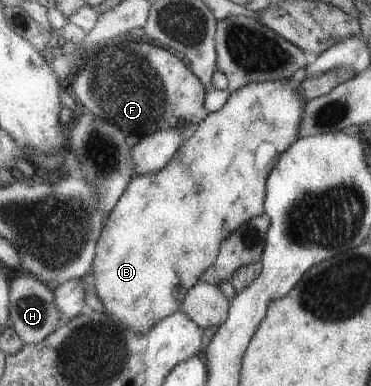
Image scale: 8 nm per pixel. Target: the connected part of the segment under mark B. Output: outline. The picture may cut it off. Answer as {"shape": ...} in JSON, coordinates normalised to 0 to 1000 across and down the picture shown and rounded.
{"shape":[[[779,205],[655,220],[652,228],[617,238],[615,256],[582,288],[561,290],[561,298],[544,313],[536,313],[512,334],[507,355],[477,381],[477,389],[464,399],[461,412],[442,425],[439,435],[431,435],[426,446],[356,461],[342,474],[329,505],[294,547],[288,567],[278,570],[278,593],[267,604],[264,630],[256,640],[253,681],[248,681],[240,705],[240,712],[251,718],[259,769],[272,785],[270,808],[305,821],[358,865],[377,868],[399,860],[439,821],[458,819],[461,811],[485,801],[496,767],[536,725],[539,712],[577,681],[580,666],[590,655],[588,640],[598,624],[660,573],[709,552],[712,464],[717,464],[722,443],[741,433],[755,402],[801,358],[806,303],[814,301],[817,272],[825,264],[801,246],[795,228],[787,231]]]}

